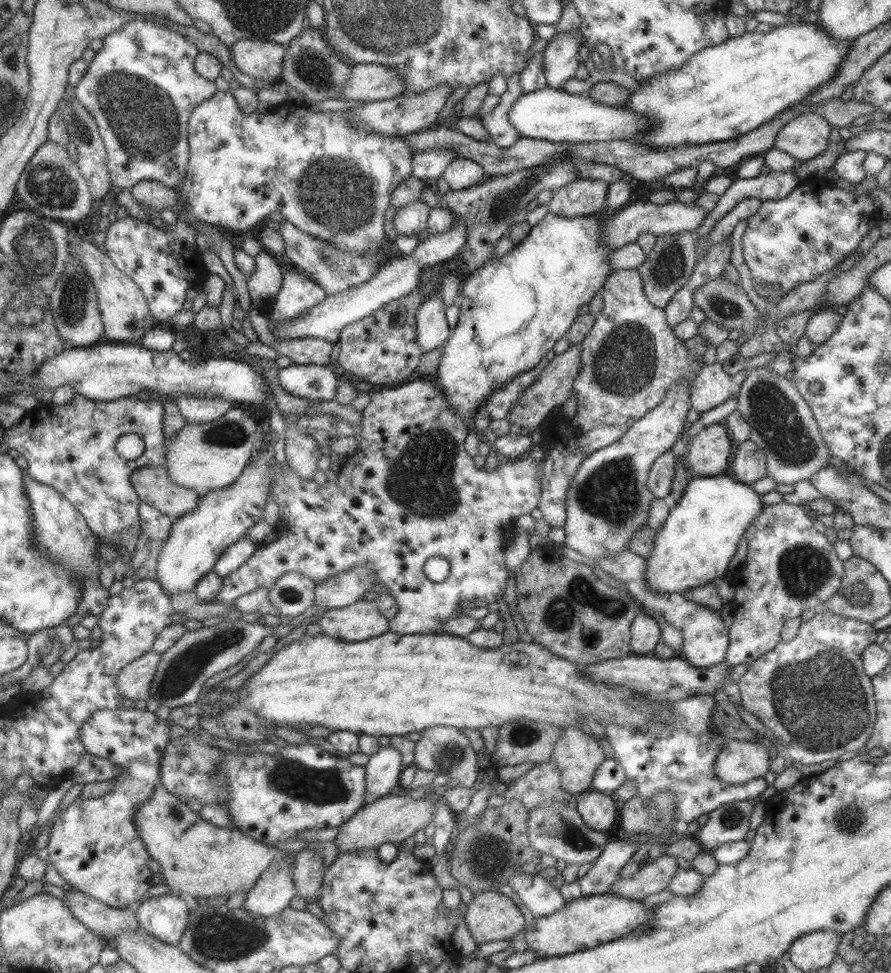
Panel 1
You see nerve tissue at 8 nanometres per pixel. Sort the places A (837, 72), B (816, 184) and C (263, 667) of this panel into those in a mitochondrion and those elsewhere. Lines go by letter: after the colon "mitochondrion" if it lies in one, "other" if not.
A: other
B: other
C: other

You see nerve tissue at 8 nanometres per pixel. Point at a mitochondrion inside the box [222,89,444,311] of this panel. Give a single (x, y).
(336, 191)

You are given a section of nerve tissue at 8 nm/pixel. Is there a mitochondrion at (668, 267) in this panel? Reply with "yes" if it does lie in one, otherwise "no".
yes

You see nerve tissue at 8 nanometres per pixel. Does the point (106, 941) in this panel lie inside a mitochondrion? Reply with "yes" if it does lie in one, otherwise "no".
no

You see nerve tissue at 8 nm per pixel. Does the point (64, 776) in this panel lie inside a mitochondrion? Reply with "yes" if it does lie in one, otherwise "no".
no

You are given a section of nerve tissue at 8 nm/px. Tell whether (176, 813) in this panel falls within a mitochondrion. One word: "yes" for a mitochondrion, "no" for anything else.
no

